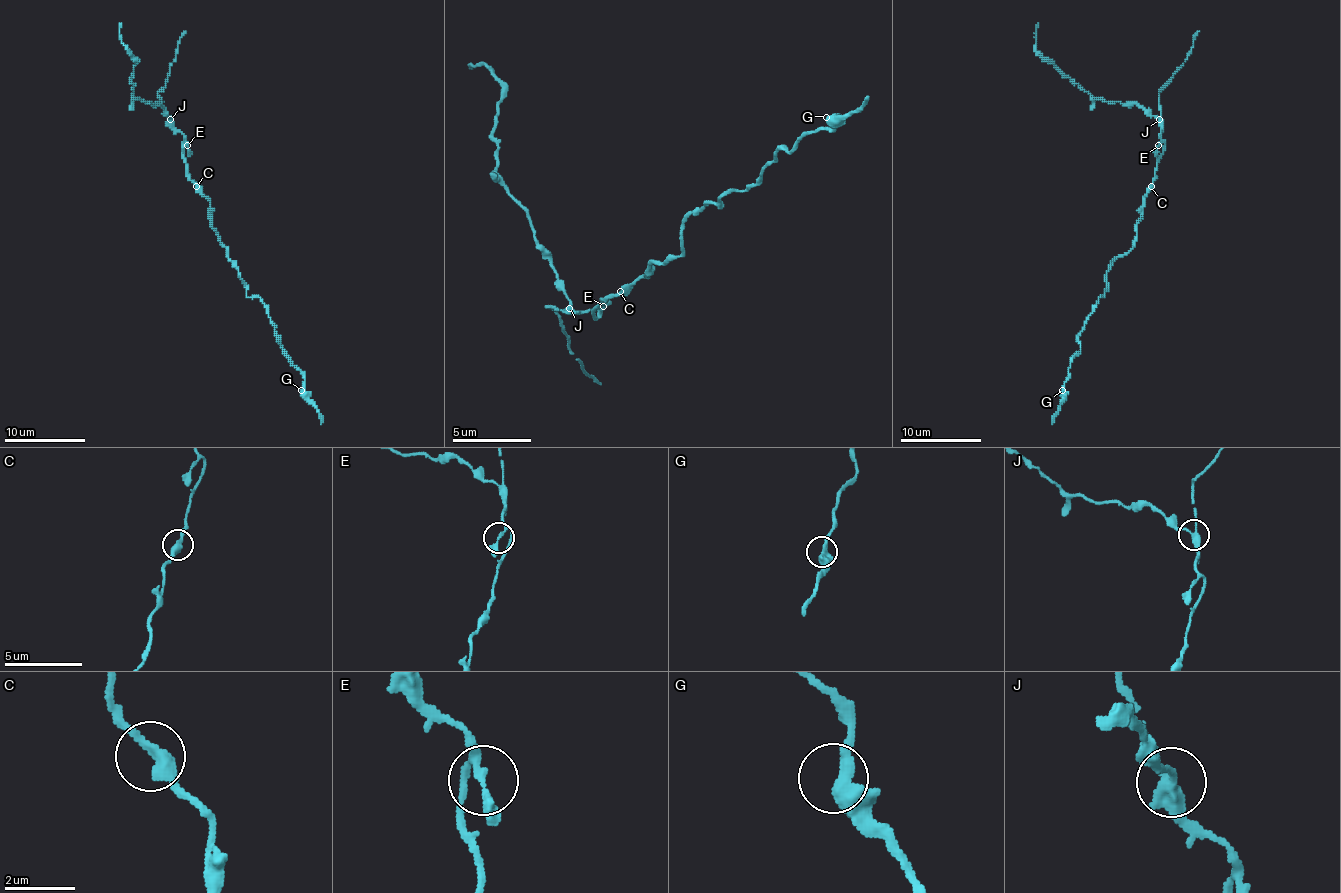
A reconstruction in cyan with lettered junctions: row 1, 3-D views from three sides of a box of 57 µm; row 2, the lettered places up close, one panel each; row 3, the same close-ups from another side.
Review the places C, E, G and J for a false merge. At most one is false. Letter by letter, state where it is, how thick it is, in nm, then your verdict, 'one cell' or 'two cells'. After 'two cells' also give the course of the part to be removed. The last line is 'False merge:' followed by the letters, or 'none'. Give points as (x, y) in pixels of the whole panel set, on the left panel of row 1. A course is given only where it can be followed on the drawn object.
C: place (196, 186); calibre 360 nm; one cell
E: place (187, 145); calibre 190 nm; one cell
G: place (301, 390); calibre 440 nm; one cell
J: place (170, 119); calibre 320 nm; two cells; course (170, 120), (158, 104), (133, 96), (131, 77), (135, 57), (121, 41), (121, 23)
False merge: J

